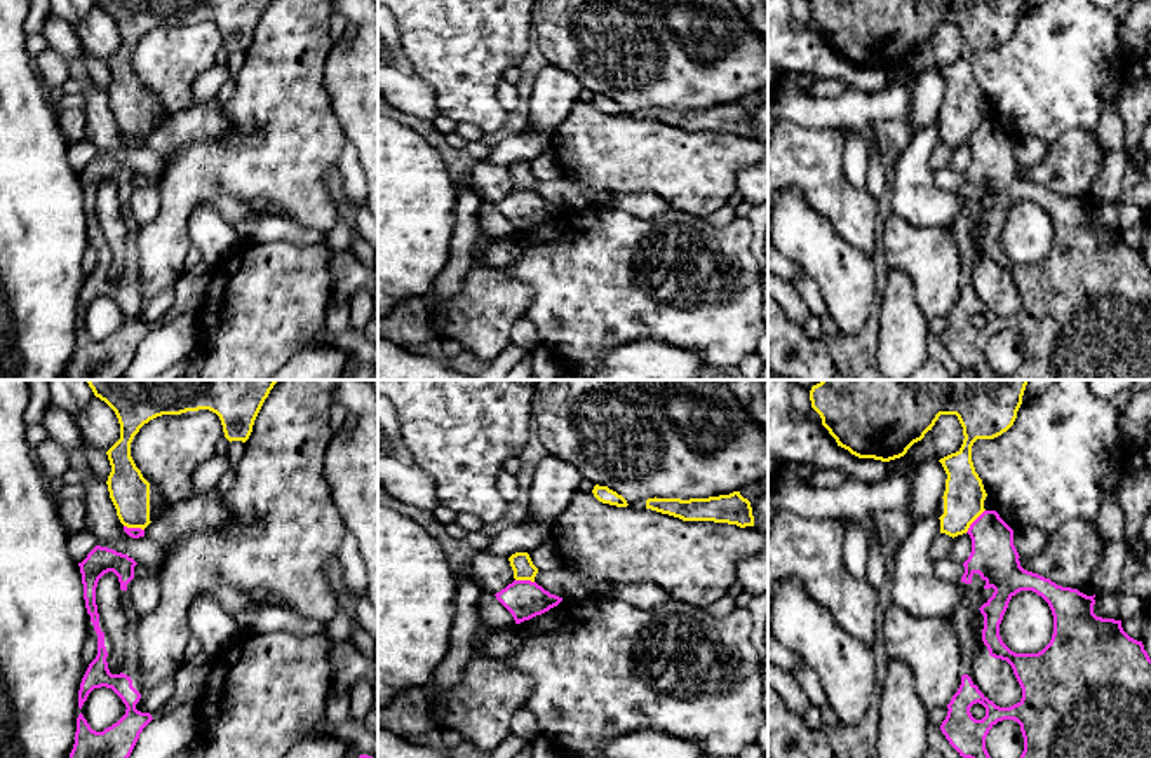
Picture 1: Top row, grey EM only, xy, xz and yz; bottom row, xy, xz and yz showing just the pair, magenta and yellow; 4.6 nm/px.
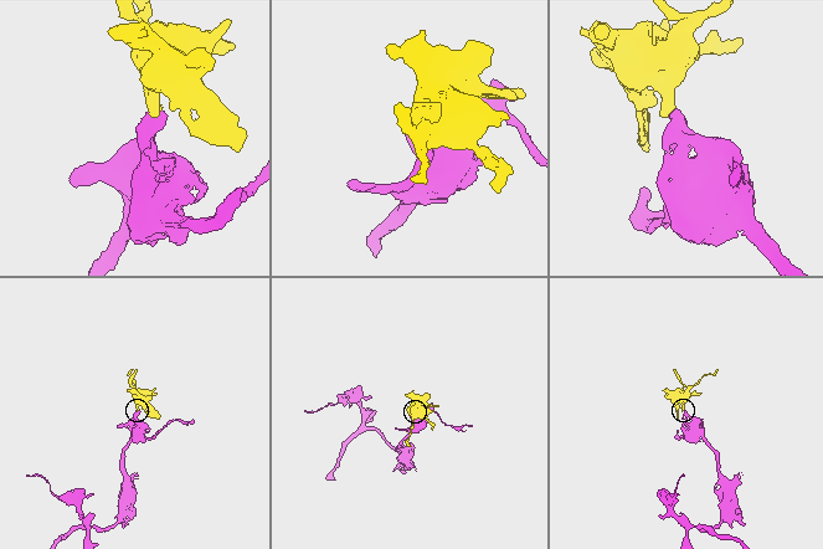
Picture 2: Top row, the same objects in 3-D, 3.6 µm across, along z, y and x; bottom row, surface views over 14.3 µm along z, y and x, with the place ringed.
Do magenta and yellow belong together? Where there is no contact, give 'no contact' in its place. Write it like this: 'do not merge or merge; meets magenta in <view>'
do not merge; meets magenta in yz

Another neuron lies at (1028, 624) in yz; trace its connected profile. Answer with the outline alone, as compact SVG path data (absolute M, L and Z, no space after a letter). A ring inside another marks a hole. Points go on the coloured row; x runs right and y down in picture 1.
M1033 591L1012 596L1000 624L1003 643L1015 653L1038 653L1052 640L1053 615L1048 603Z

